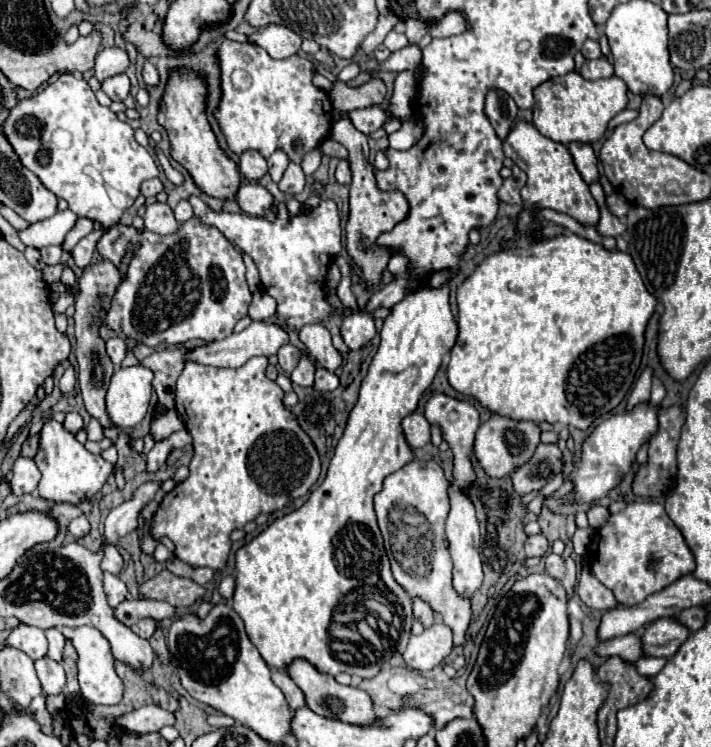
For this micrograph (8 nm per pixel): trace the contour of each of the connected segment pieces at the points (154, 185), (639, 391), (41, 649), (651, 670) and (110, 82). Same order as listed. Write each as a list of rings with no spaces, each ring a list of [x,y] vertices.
[[[152,178],[152,180],[146,180],[140,190],[142,190],[142,194],[148,198],[148,196],[156,196],[158,192],[162,192],[164,186],[162,186],[162,182],[160,182],[158,178]]]
[[[646,368],[640,374],[640,378],[638,378],[626,406],[632,408],[632,404],[640,404],[640,400],[650,400],[650,386],[652,386],[652,368]]]
[[[26,624],[16,626],[16,628],[10,632],[6,644],[12,646],[12,648],[16,648],[16,650],[22,650],[22,652],[28,654],[32,660],[44,658],[46,652],[48,652],[48,642],[46,642],[44,630],[32,628],[32,626],[26,626]]]
[[[640,658],[636,662],[632,662],[632,666],[636,666],[636,670],[640,672],[640,676],[656,676],[656,672],[660,672],[660,668],[664,668],[666,658]]]
[[[116,74],[102,82],[102,90],[108,94],[110,100],[124,100],[130,92],[130,80],[126,74]]]

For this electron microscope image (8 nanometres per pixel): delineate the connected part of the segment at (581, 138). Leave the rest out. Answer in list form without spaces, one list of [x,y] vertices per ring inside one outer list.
[[[578,72],[546,80],[534,90],[534,126],[564,146],[570,142],[592,144],[600,140],[608,128],[608,122],[628,106],[628,86],[622,78],[610,76],[600,80],[586,80]]]

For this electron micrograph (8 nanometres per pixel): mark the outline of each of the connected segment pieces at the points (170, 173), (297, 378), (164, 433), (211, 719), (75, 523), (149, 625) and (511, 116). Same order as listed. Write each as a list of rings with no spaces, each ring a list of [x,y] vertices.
[[[155,147],[155,152],[157,154],[159,163],[162,166],[164,172],[166,173],[168,179],[175,186],[181,185],[184,182],[183,175],[171,166],[169,159],[158,147]]]
[[[304,354],[302,358],[300,358],[300,362],[298,362],[298,366],[292,370],[292,374],[290,374],[290,380],[294,382],[294,384],[298,384],[298,386],[314,386],[314,362]]]
[[[168,410],[164,416],[160,416],[158,420],[152,420],[152,424],[150,424],[150,434],[152,434],[152,438],[156,440],[156,442],[160,442],[160,440],[164,440],[164,438],[168,438],[172,432],[178,432],[178,430],[182,430],[184,428],[184,424],[182,424],[182,420],[178,418],[178,414],[176,414],[176,410]]]
[[[210,714],[206,720],[214,728],[228,728],[228,726],[234,724],[234,720],[230,716],[224,716],[224,714]]]
[[[84,514],[78,516],[78,518],[74,518],[74,520],[70,522],[70,526],[68,526],[68,532],[70,532],[74,538],[80,538],[80,536],[88,534],[88,530],[90,530],[90,524],[88,524],[88,520],[86,520]]]
[[[140,620],[140,622],[132,624],[130,630],[134,634],[138,634],[140,638],[150,638],[154,634],[154,630],[156,630],[156,622],[154,620]]]
[[[490,90],[486,94],[484,112],[486,112],[488,120],[492,122],[496,134],[504,140],[504,136],[510,132],[510,128],[512,128],[512,124],[516,120],[518,106],[504,90]]]

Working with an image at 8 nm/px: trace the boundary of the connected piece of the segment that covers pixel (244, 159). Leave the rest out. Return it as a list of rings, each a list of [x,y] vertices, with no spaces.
[[[244,152],[244,156],[240,156],[240,172],[248,180],[260,180],[268,172],[268,166],[258,152]]]

